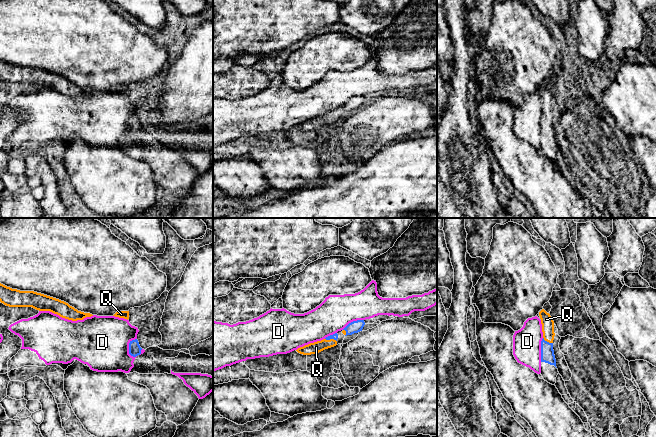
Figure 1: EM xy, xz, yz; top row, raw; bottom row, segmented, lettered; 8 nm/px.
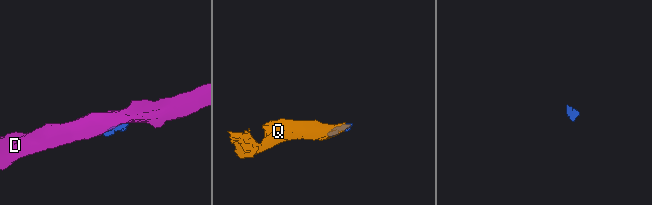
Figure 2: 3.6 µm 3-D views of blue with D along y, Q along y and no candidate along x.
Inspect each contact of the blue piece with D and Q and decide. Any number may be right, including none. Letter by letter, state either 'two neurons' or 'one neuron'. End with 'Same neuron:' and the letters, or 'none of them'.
D: two neurons
Q: one neuron
Same neuron: Q

